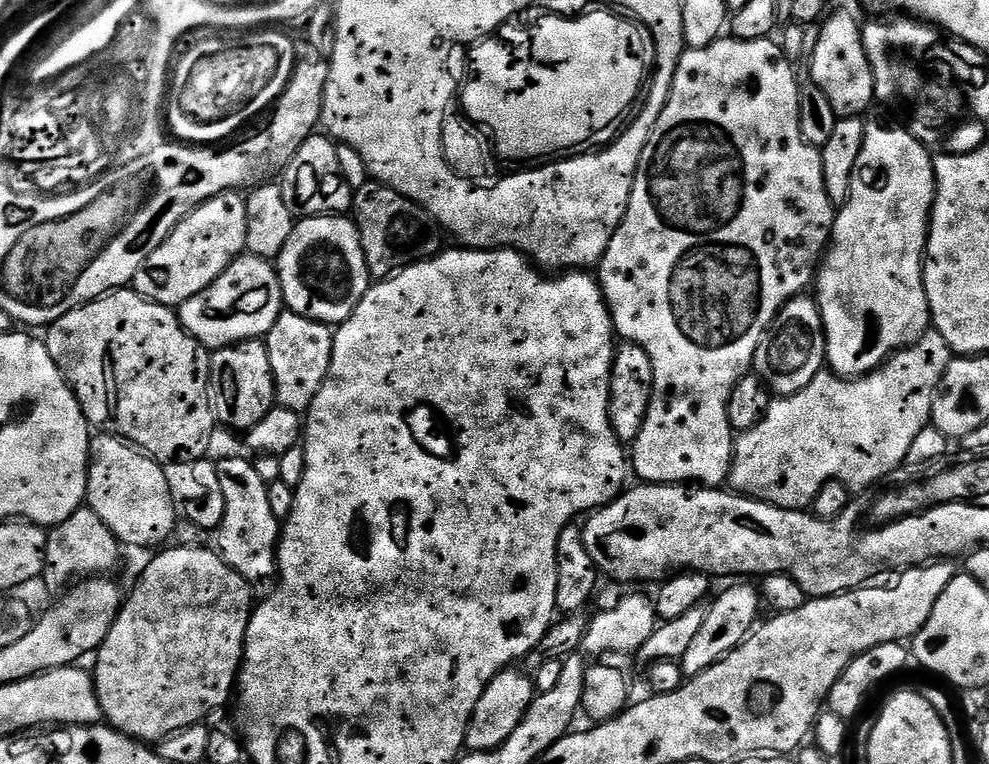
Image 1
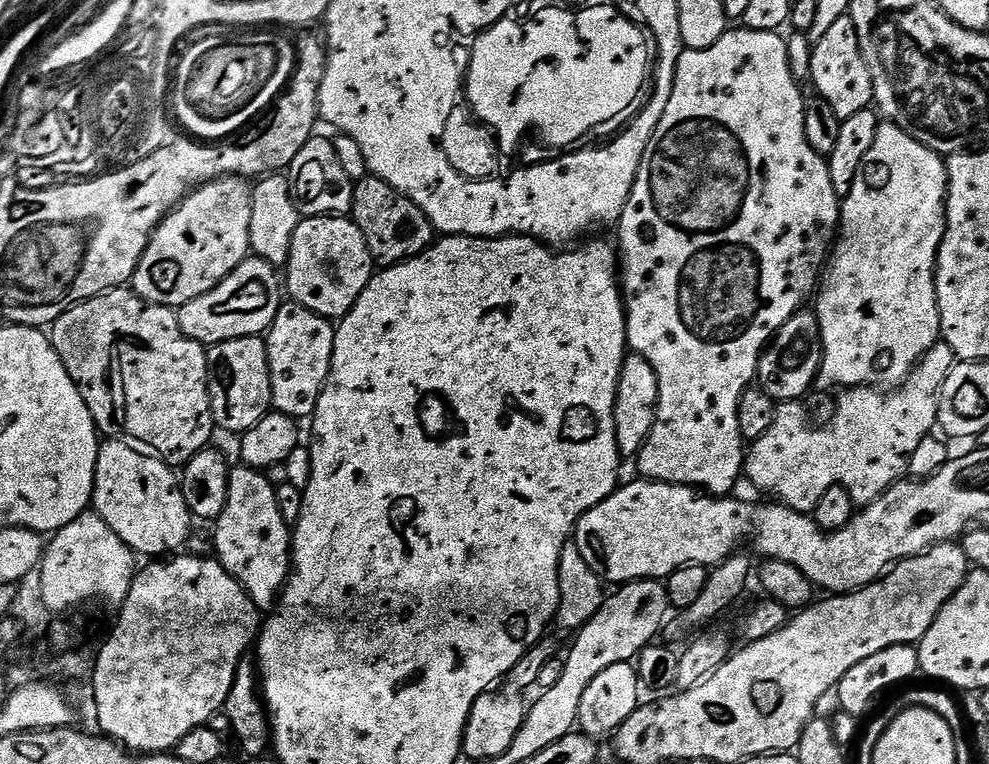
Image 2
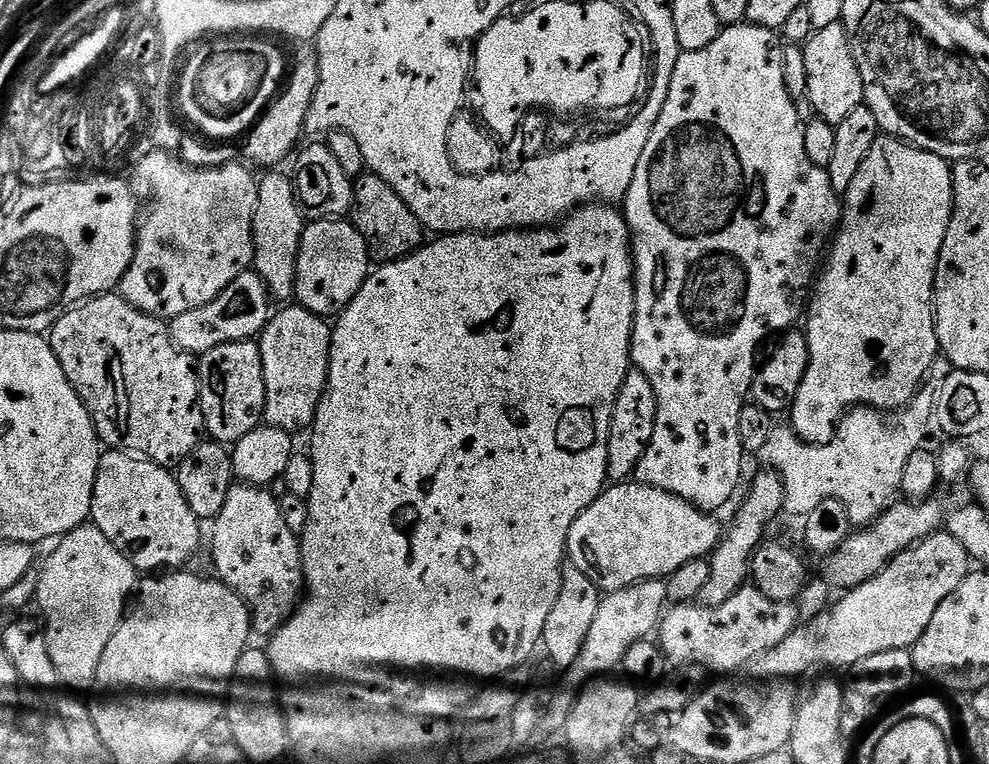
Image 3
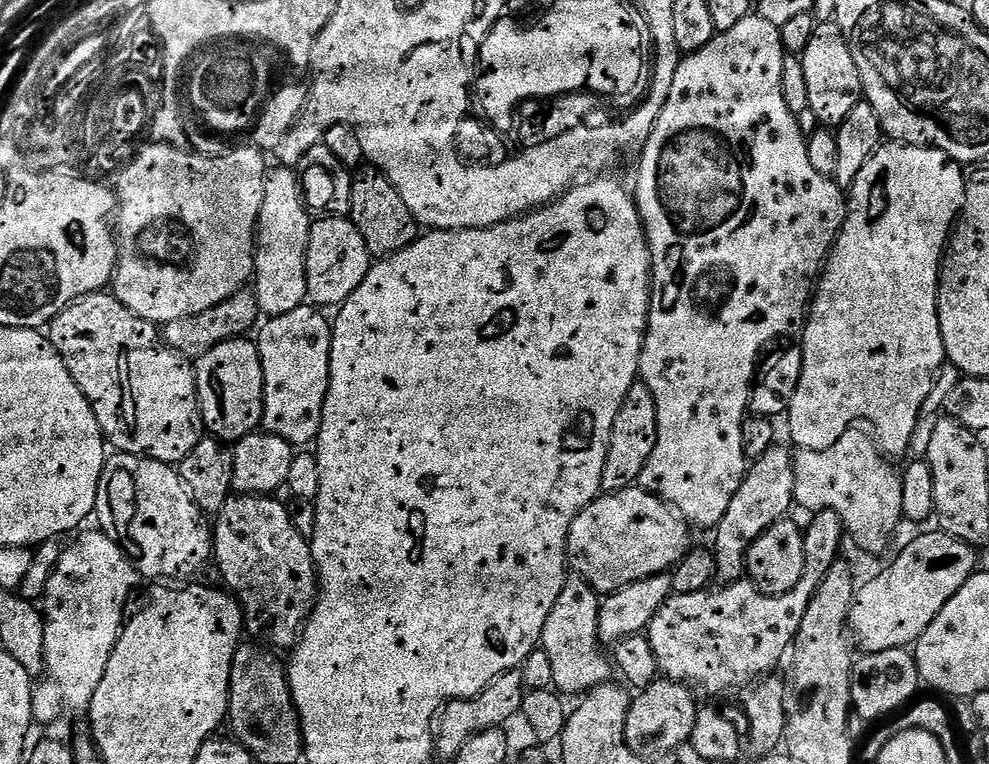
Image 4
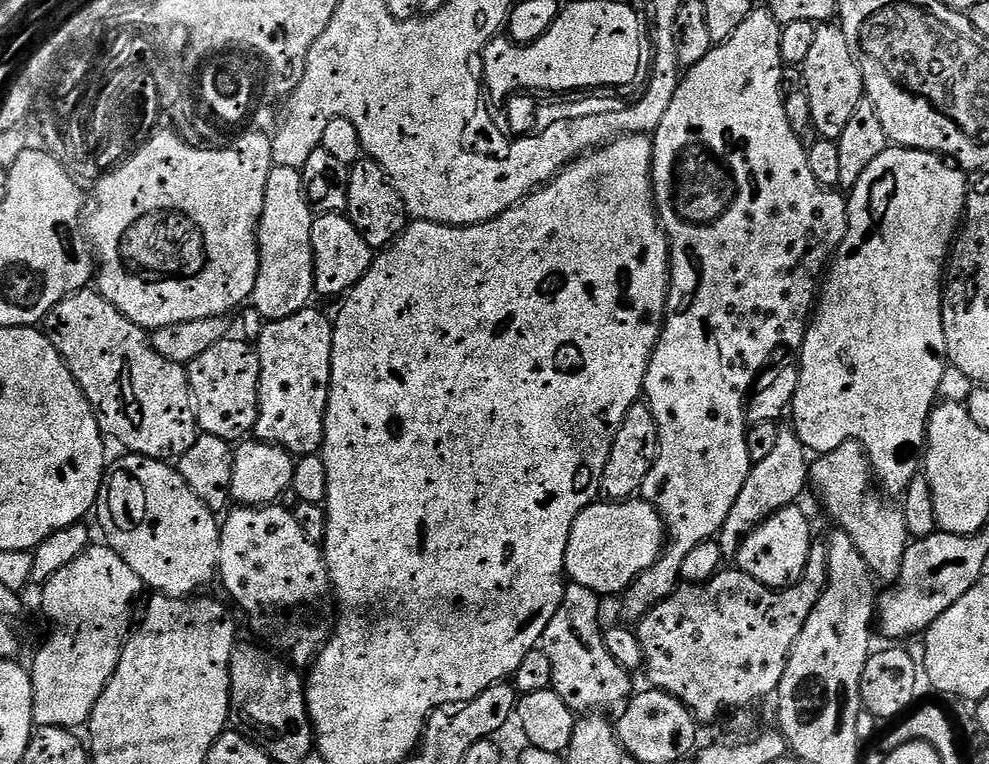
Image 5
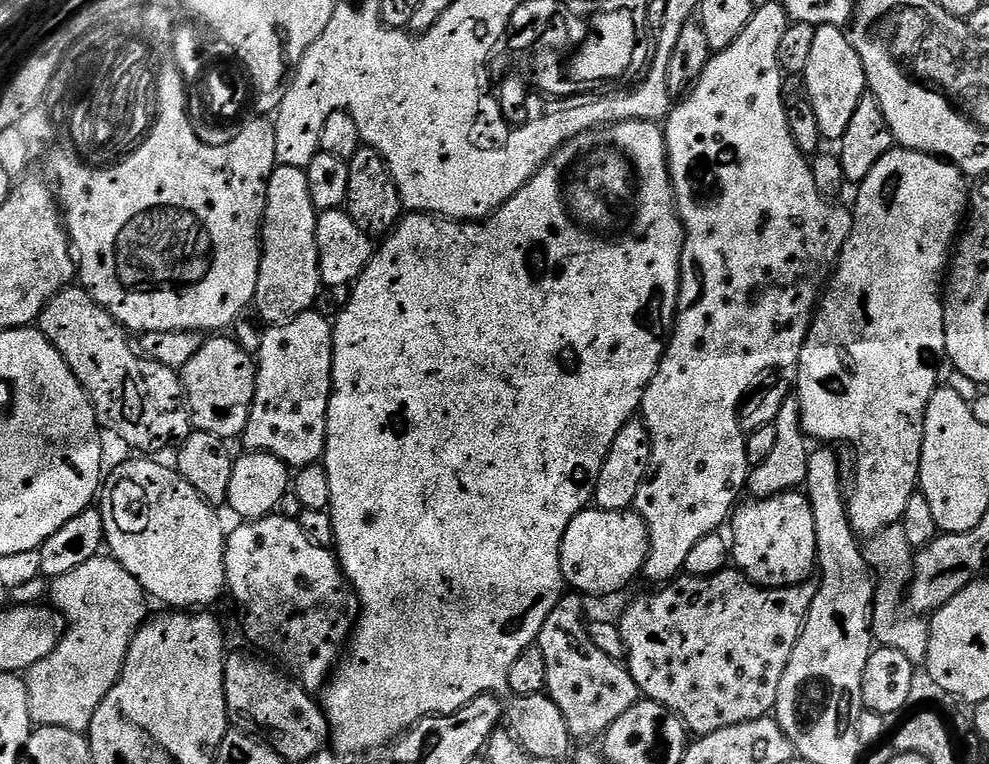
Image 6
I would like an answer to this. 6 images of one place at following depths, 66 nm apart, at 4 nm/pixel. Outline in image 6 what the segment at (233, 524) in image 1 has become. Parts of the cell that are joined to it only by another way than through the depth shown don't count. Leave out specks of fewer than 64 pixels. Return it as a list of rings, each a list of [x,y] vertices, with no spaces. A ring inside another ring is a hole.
[[[273,514],[237,525],[226,536],[224,565],[228,578],[227,591],[230,596],[232,592],[233,598],[248,611],[244,628],[249,638],[261,648],[257,648],[261,653],[283,665],[307,692],[319,693],[341,663],[342,653],[360,618],[360,600],[344,576],[340,561],[329,549],[314,546],[314,542],[306,538],[299,520]]]

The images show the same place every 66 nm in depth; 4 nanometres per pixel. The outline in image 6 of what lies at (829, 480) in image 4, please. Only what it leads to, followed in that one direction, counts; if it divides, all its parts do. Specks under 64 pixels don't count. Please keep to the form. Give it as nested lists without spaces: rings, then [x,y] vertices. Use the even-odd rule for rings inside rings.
[[[903,523],[881,530],[863,545],[863,550],[876,581],[876,598],[872,606],[872,635],[875,643],[885,648],[902,650],[902,654],[906,654],[912,664],[923,665],[928,659],[930,646],[929,621],[916,614],[903,616],[900,613],[900,607],[903,604],[905,607],[906,593],[909,591],[916,566],[914,549],[910,538],[906,538]]]

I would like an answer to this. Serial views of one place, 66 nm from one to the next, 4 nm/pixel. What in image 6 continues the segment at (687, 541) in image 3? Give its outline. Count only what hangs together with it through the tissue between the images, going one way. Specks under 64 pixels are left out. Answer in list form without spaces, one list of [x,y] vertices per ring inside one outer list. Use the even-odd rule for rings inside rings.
[[[589,506],[566,526],[560,561],[564,583],[569,589],[591,596],[612,596],[644,570],[648,557],[648,523],[635,510],[619,512]]]

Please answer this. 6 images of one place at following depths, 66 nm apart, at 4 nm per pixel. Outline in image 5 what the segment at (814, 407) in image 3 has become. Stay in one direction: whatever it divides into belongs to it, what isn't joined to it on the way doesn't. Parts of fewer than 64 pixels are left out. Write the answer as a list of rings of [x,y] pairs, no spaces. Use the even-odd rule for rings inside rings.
[[[889,146],[885,152],[878,154],[878,158],[874,158],[874,162],[870,162],[870,166],[866,166],[866,174],[862,174],[862,178],[858,178],[856,185],[847,193],[848,229],[846,238],[842,238],[840,247],[836,249],[834,259],[827,269],[826,279],[818,292],[818,307],[804,334],[804,342],[798,349],[800,381],[790,409],[791,427],[804,443],[804,447],[816,454],[833,452],[847,440],[858,441],[863,446],[865,454],[868,455],[868,463],[872,466],[873,477],[878,484],[880,480],[881,486],[885,488],[883,491],[889,497],[896,496],[892,498],[903,497],[910,482],[921,471],[922,449],[925,447],[928,434],[928,416],[938,403],[940,383],[950,366],[948,347],[946,346],[946,330],[942,322],[946,265],[950,260],[950,249],[953,247],[958,229],[966,215],[970,187],[970,180],[967,180],[966,177],[952,176],[951,167],[953,168],[953,165],[939,152],[923,152],[917,148],[901,148],[899,146]]]

